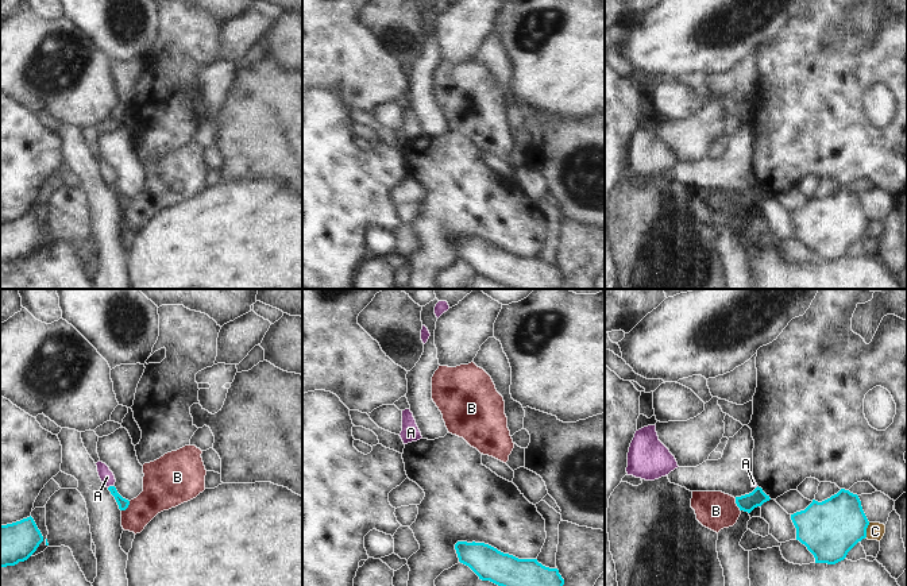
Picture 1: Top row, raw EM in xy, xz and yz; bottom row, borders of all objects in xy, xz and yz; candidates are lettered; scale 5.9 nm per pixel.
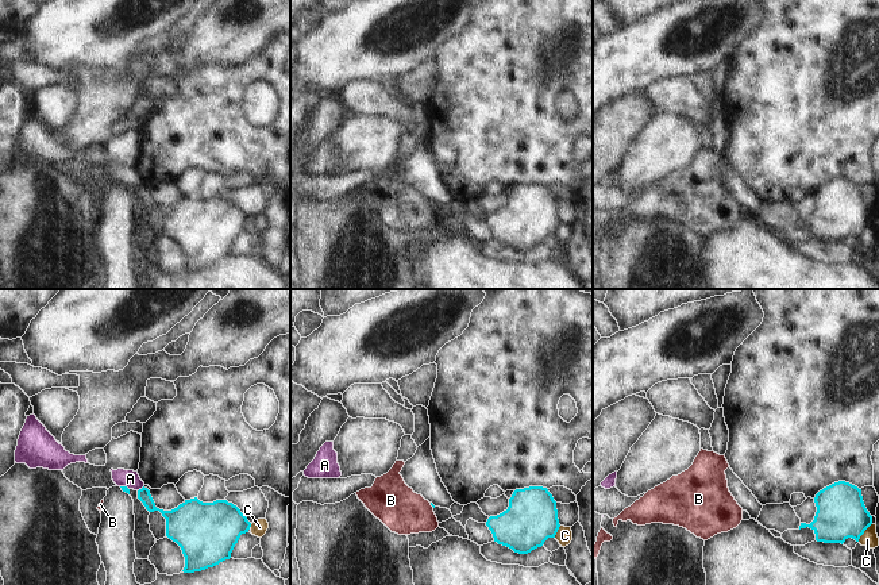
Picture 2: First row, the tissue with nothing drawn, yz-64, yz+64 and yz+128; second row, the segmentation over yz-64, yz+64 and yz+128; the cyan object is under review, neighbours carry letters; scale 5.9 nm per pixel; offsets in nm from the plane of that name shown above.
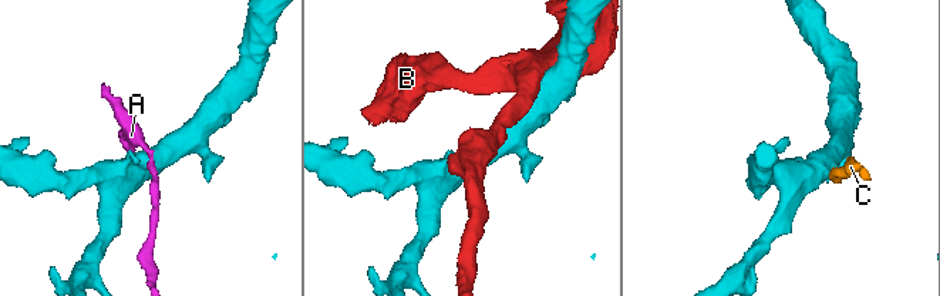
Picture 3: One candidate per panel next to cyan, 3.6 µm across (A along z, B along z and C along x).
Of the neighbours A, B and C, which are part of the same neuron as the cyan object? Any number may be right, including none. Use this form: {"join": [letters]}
{"join": []}

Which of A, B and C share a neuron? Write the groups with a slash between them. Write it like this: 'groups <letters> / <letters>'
groups A / B / C

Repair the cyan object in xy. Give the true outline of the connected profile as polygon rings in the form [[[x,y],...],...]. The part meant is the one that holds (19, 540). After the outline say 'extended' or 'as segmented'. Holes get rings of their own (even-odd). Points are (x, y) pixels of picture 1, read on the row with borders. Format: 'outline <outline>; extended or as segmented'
outline [[[34,518],[0,525],[0,567],[27,560],[43,541]]]; as segmented

